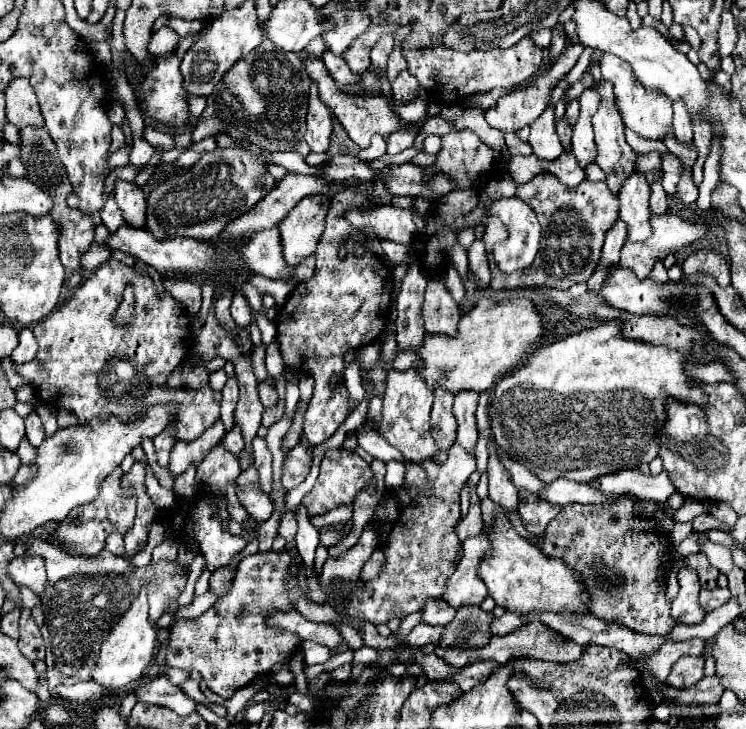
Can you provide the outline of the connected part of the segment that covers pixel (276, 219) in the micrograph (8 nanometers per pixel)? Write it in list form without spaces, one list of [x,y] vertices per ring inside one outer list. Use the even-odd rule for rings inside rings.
[[[288,173],[282,181],[278,181],[278,189],[274,189],[274,193],[268,193],[254,209],[250,209],[250,213],[244,213],[242,217],[230,221],[230,225],[226,225],[226,231],[222,231],[222,233],[224,235],[232,235],[232,237],[242,237],[242,233],[252,233],[252,231],[262,231],[262,229],[276,227],[290,213],[290,209],[300,199],[304,199],[308,195],[326,195],[326,197],[332,197],[332,183],[326,183],[322,177]]]

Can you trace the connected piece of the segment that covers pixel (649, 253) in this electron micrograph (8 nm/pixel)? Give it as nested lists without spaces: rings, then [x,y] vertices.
[[[662,215],[662,217],[652,217],[652,225],[654,225],[654,233],[652,237],[646,241],[646,243],[632,243],[632,241],[626,241],[624,247],[622,247],[622,259],[620,259],[620,265],[634,271],[638,277],[646,279],[648,273],[652,271],[654,263],[656,261],[662,261],[666,255],[670,253],[676,253],[680,251],[682,247],[686,245],[692,245],[692,243],[698,243],[706,237],[706,225],[704,223],[696,223],[696,221],[686,221],[678,215]]]

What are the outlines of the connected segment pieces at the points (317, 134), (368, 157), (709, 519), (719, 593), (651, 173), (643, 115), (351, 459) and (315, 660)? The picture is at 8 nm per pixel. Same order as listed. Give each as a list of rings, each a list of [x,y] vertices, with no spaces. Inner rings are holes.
[[[316,85],[310,87],[310,103],[308,103],[308,131],[306,131],[306,143],[310,145],[312,153],[324,153],[330,147],[330,135],[332,135],[332,113],[330,109],[320,101]]]
[[[374,135],[372,137],[372,145],[368,149],[360,149],[358,159],[360,161],[376,161],[386,153],[386,141],[382,135]]]
[[[698,515],[692,523],[694,523],[694,531],[702,531],[702,533],[708,533],[708,531],[712,531],[712,529],[730,531],[730,527],[728,527],[724,521],[714,519],[712,515]]]
[[[702,589],[700,591],[700,607],[708,613],[718,609],[720,605],[724,605],[726,601],[730,601],[730,591],[728,589]]]
[[[650,151],[650,153],[640,153],[636,159],[636,171],[646,175],[648,185],[654,183],[654,179],[662,177],[662,159],[660,151]]]
[[[602,55],[602,77],[606,81],[614,83],[614,95],[618,103],[618,111],[622,115],[622,121],[628,129],[638,133],[644,139],[654,139],[654,141],[664,141],[668,135],[672,135],[672,101],[668,97],[656,95],[656,93],[646,93],[642,85],[638,85],[638,79],[634,77],[630,65],[618,57]]]
[[[328,449],[320,463],[320,475],[314,483],[314,489],[302,499],[302,507],[308,511],[308,515],[324,515],[340,505],[352,505],[356,495],[366,491],[370,485],[376,485],[376,480],[370,464],[362,457],[346,449]]]
[[[304,641],[302,646],[304,663],[308,666],[324,663],[331,656],[330,649],[313,641]]]

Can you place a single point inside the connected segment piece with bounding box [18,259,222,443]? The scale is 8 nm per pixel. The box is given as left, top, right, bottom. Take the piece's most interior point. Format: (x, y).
(77, 360)

